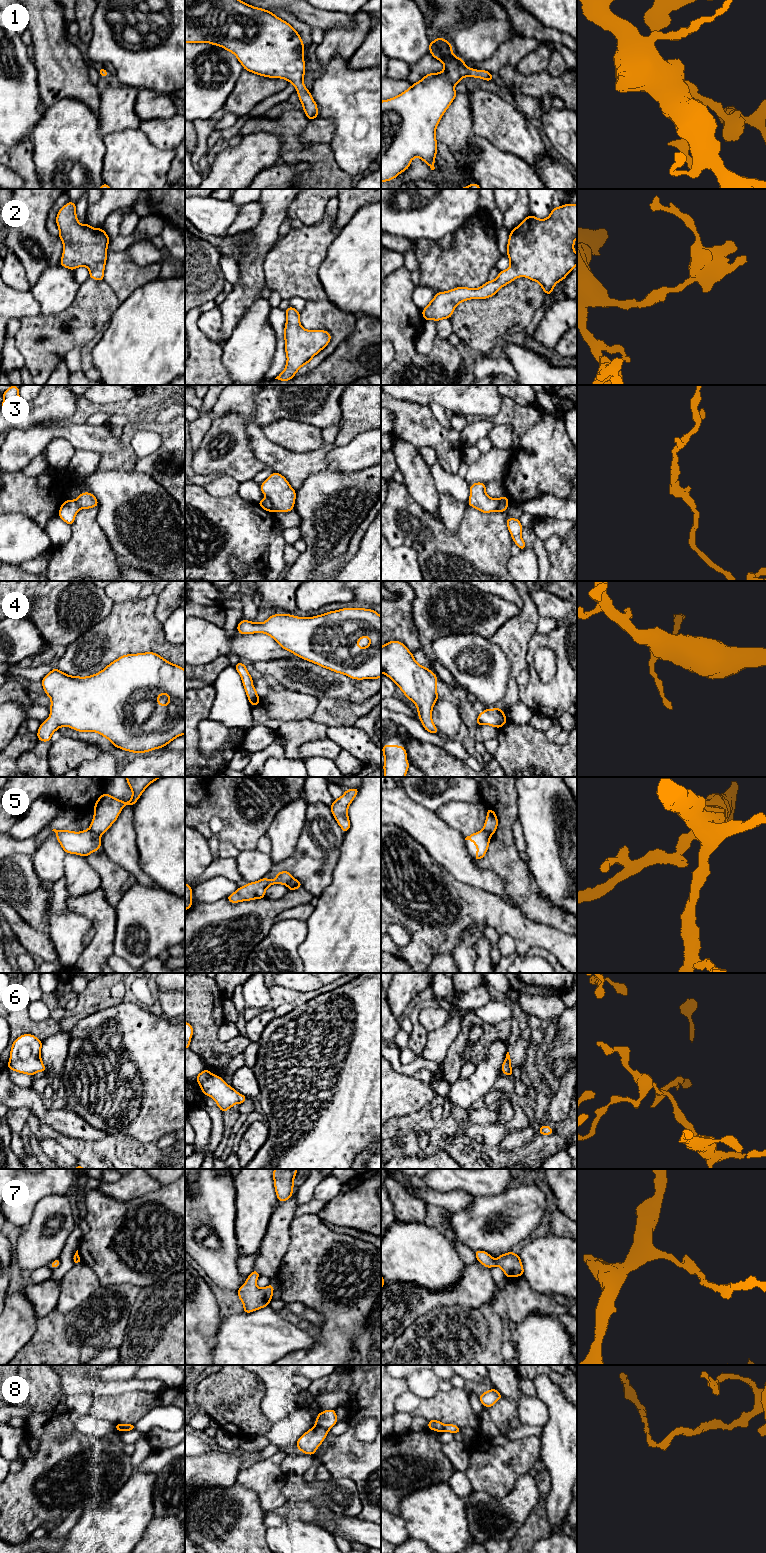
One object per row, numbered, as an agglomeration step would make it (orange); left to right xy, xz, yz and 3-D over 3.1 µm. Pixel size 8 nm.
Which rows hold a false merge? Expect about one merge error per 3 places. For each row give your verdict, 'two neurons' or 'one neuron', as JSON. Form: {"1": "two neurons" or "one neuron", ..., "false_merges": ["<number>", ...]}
{"1": "one neuron", "2": "one neuron", "3": "two neurons", "4": "one neuron", "5": "two neurons", "6": "one neuron", "7": "one neuron", "8": "two neurons", "false_merges": ["3", "5", "8"]}

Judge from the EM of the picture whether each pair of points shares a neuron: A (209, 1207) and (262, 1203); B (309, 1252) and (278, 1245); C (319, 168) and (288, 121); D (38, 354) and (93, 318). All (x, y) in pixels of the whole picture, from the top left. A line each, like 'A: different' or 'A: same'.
A: different
B: different
C: same
D: same

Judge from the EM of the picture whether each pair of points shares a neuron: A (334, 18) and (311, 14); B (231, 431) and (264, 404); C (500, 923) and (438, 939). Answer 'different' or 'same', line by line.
A: same
B: same
C: same

